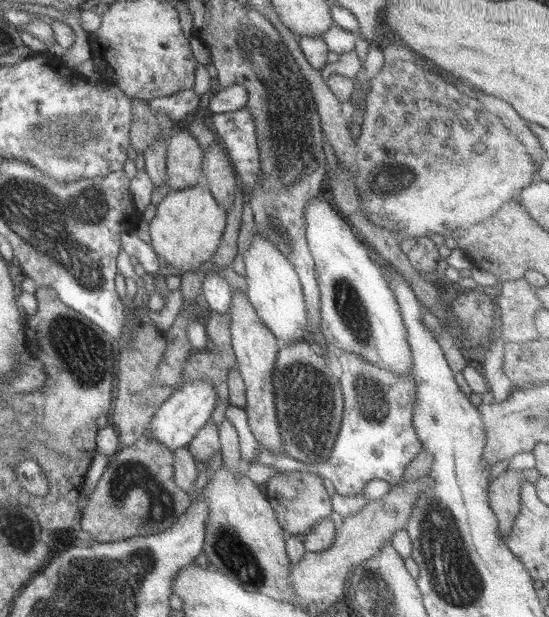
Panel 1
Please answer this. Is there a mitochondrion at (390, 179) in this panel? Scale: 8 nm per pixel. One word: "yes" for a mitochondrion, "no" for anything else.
yes

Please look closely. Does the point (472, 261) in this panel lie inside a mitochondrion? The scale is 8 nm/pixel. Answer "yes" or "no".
no

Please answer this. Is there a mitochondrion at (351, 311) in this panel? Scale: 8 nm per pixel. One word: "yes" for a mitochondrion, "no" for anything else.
yes

